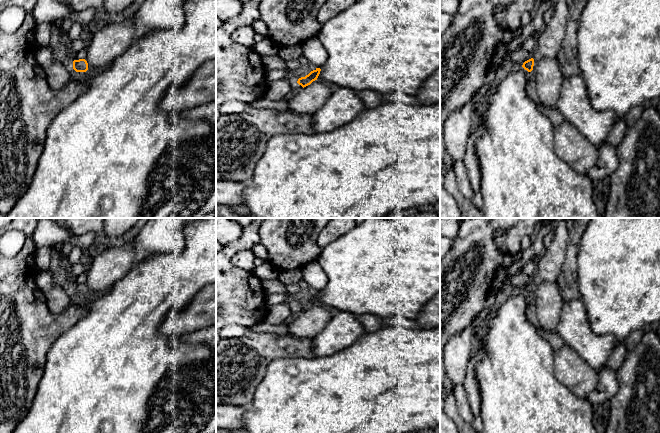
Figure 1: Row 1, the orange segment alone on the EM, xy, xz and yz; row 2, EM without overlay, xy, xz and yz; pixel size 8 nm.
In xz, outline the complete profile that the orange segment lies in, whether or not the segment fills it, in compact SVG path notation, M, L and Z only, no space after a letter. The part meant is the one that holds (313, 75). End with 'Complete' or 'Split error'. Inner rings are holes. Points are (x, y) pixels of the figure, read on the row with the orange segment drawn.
M316 68L305 77L299 78L297 83L294 85L293 89L291 90L291 92L284 98L284 100L291 99L294 95L299 93L304 87L310 85L313 81L317 80L320 71L321 71L320 68Z. Split error

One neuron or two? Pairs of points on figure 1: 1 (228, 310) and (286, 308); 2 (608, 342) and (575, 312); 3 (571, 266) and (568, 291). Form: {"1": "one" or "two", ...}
{"1": "two", "2": "one", "3": "one"}

